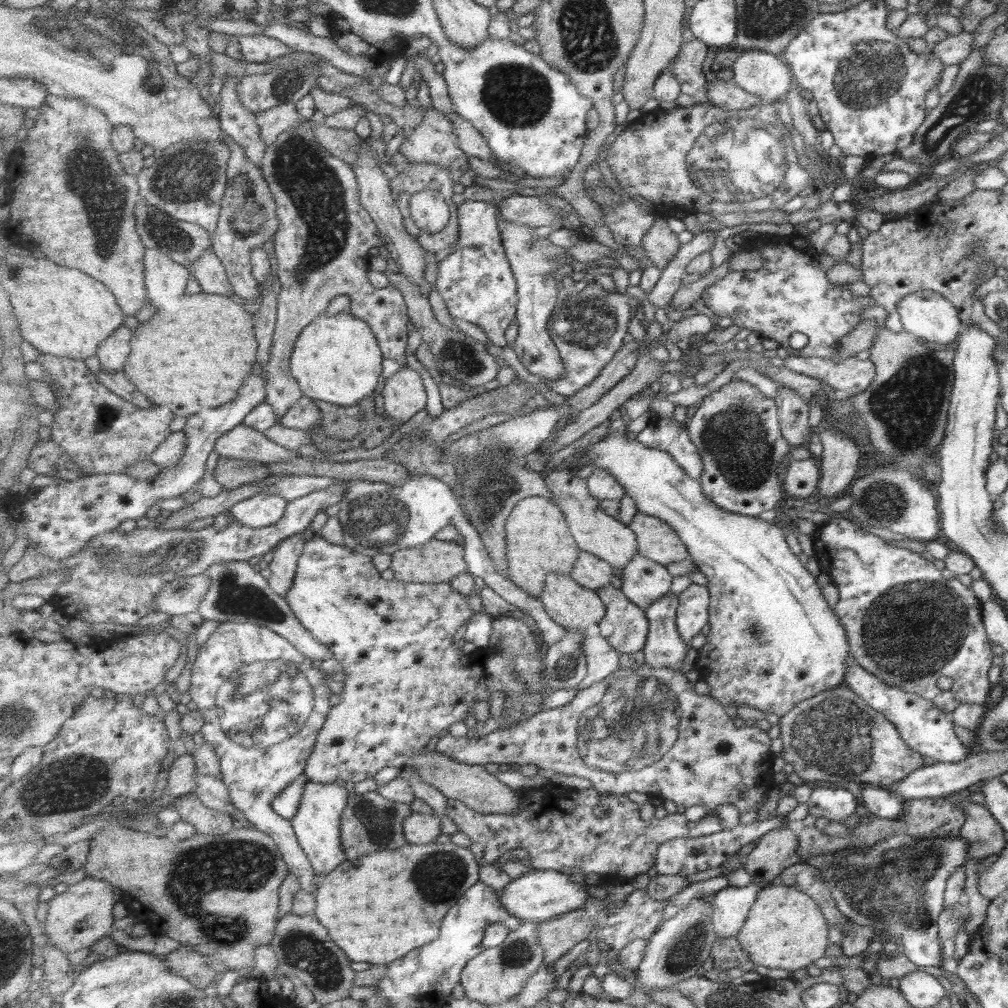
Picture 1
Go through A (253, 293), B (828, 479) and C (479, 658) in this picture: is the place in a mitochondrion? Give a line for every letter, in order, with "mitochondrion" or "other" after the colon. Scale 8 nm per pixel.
A: other
B: other
C: other

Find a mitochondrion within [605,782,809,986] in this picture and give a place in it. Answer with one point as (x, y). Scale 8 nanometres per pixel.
(682, 953)

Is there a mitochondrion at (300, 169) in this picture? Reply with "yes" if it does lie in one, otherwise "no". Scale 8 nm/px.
yes

